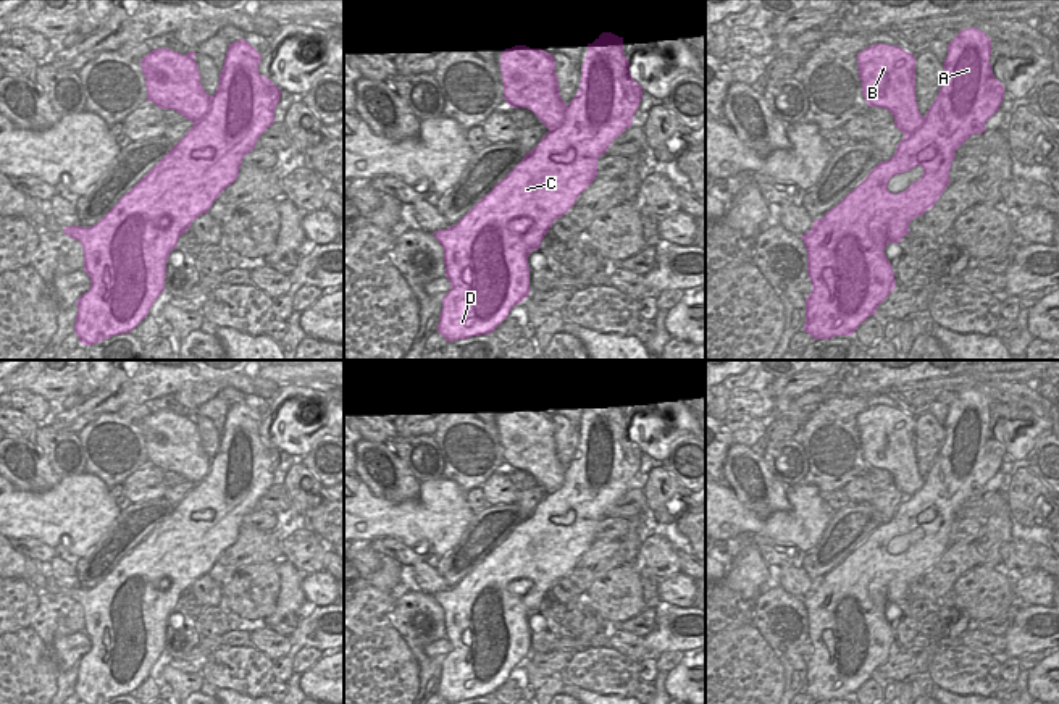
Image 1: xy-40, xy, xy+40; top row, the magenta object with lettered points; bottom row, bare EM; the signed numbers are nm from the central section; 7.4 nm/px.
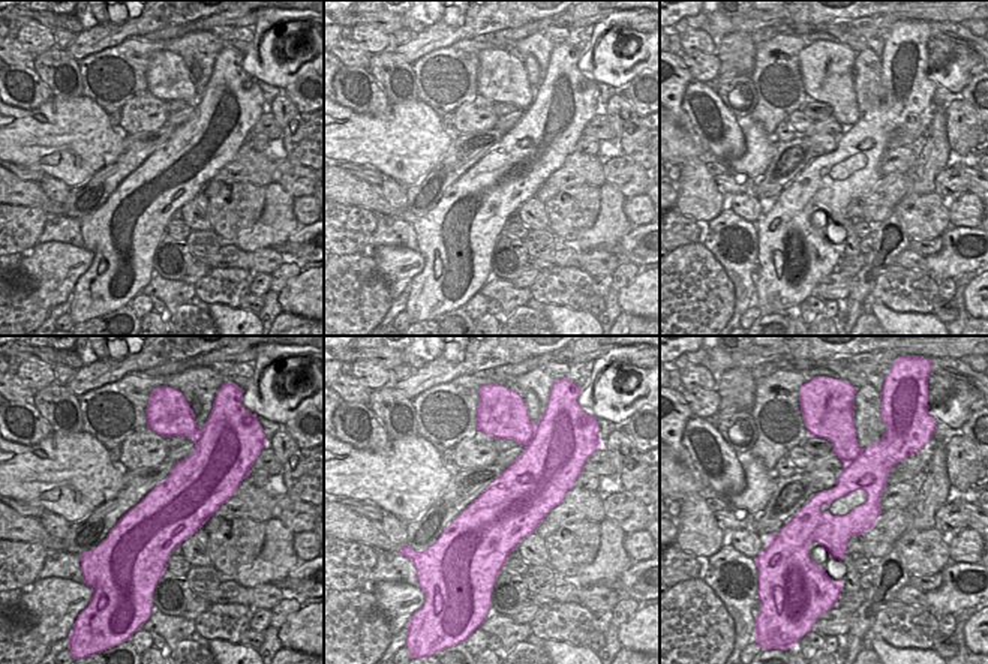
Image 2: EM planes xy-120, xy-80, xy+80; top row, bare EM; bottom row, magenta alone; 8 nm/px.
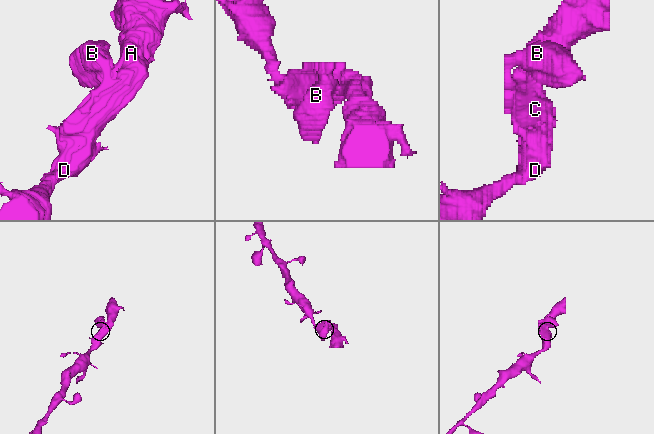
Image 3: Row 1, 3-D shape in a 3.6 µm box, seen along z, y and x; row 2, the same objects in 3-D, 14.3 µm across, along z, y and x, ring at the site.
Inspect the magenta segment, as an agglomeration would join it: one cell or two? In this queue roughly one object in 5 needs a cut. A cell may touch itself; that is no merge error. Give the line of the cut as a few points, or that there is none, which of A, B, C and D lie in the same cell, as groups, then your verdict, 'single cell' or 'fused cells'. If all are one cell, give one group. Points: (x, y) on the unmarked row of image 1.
cut none; groups A B C D; single cell

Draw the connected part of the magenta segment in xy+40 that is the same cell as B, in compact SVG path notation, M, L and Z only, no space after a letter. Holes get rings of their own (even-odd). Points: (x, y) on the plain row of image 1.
M977 389L962 391L948 405L948 418L943 425L946 433L943 447L922 478L915 460L915 417L902 412L898 407L875 405L857 415L859 441L862 444L862 457L869 468L886 470L894 478L894 488L904 496L898 505L896 515L888 523L880 523L869 538L851 552L835 570L815 581L810 593L801 601L807 612L807 636L812 644L812 654L806 660L806 686L804 693L814 701L831 701L835 698L852 698L857 688L896 651L894 633L885 617L889 604L898 606L904 597L909 597L909 585L922 578L931 570L949 547L949 530L956 520L956 512L973 496L985 494L985 484L999 471L1004 460L1004 447L993 438L990 426L991 402ZM915 528L923 530L920 541L912 544L906 552L891 555L888 543Z

